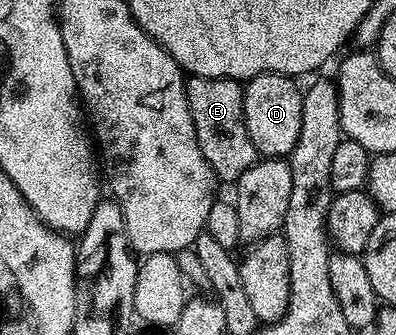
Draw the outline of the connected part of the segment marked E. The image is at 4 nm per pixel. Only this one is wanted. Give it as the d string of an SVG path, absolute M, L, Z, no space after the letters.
M188 75L185 80L189 114L193 118L193 130L197 130L197 146L201 146L201 154L205 154L205 162L215 171L220 181L234 182L253 166L257 153L249 138L249 130L245 126L245 110L243 109L244 85L238 80L221 78L205 78Z

